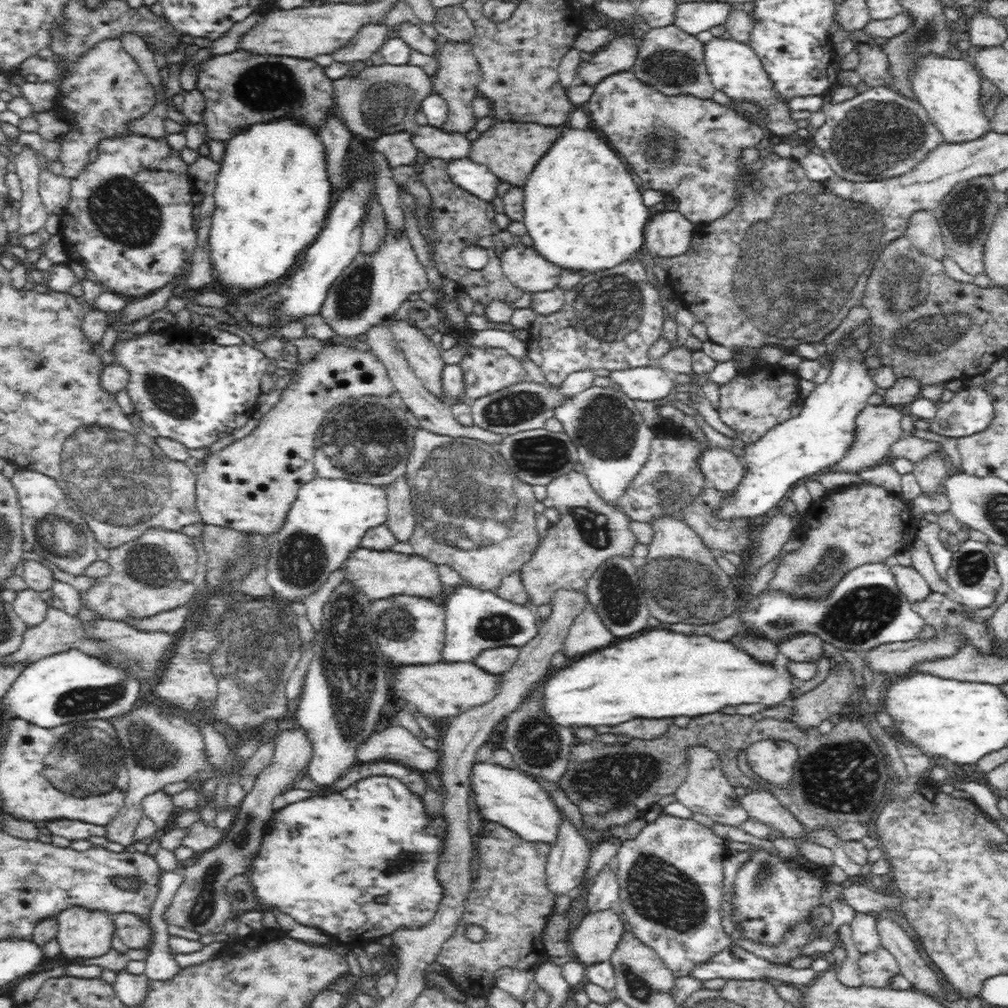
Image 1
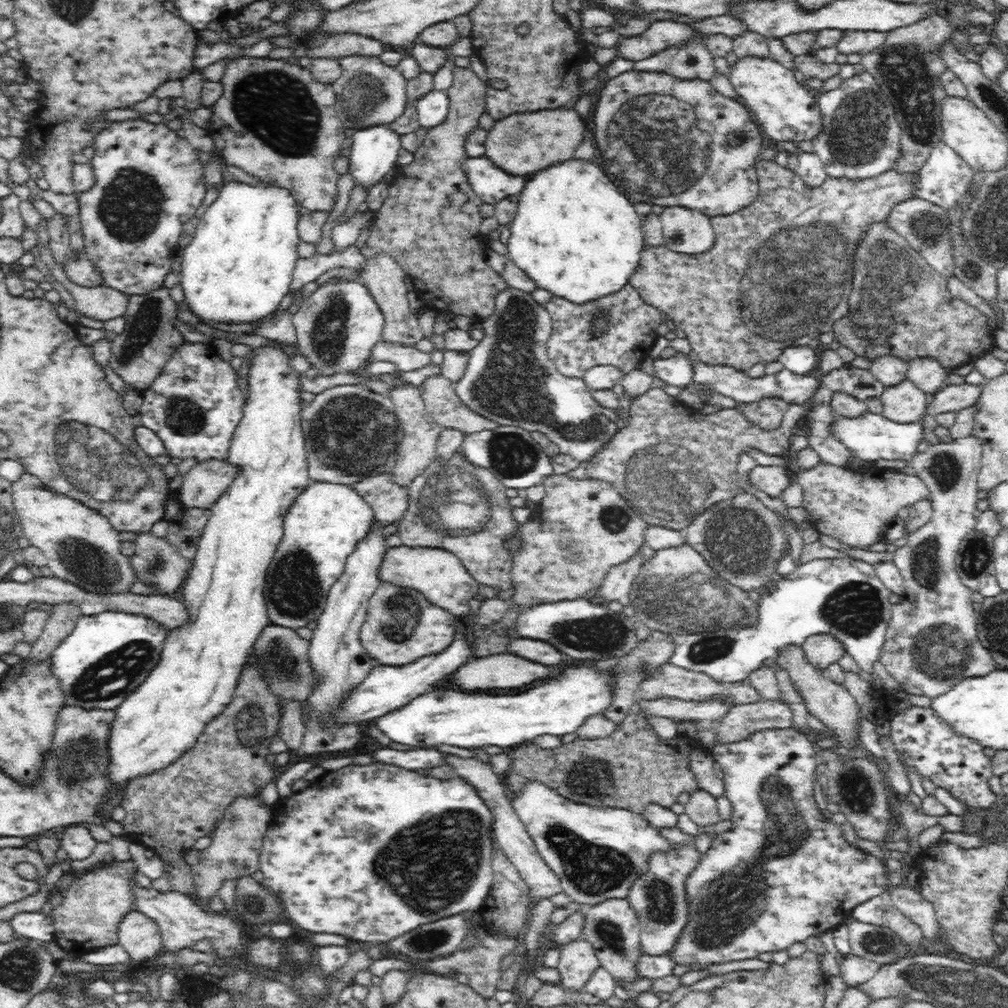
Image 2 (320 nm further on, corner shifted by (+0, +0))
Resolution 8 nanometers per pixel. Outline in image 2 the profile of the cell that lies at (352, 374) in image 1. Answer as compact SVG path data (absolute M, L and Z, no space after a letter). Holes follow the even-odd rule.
M208 459L196 463L183 477L179 502L188 508L208 510L241 476L242 465L228 459Z

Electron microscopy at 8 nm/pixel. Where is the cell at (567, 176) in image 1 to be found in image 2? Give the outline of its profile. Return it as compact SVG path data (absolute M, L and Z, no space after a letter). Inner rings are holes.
M574 158L534 174L519 192L517 211L514 220L508 225L511 234L506 244L507 257L534 278L539 288L577 304L608 296L610 292L618 292L618 288L628 284L638 266L641 252L646 248L644 216L638 214L623 190L618 192L598 163L596 158Z

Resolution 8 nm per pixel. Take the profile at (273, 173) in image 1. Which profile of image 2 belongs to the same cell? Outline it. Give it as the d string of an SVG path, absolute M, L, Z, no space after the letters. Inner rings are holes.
M258 179L256 184L232 180L220 187L216 200L199 218L193 240L182 250L184 257L179 274L190 312L205 322L250 324L266 318L290 294L293 273L299 260L298 234L300 203L289 188Z

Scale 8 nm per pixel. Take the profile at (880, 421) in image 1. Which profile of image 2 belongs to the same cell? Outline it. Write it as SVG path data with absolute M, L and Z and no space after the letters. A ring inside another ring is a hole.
M907 380L886 387L879 397L882 402L881 415L898 424L914 424L928 412L929 395Z

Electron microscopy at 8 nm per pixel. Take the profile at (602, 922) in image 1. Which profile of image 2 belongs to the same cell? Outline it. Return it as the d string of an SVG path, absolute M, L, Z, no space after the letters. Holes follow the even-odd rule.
M580 938L560 946L559 964L556 968L560 971L563 988L582 990L600 966L596 948L589 940Z

